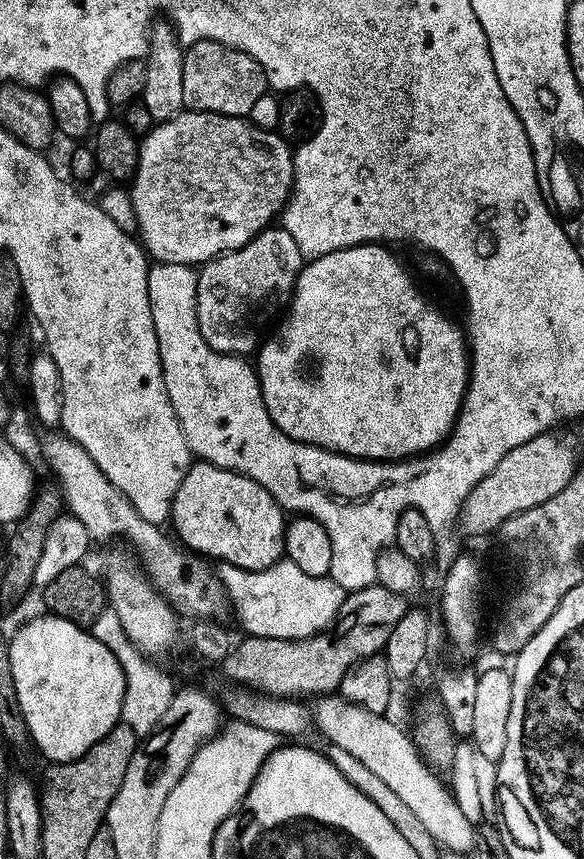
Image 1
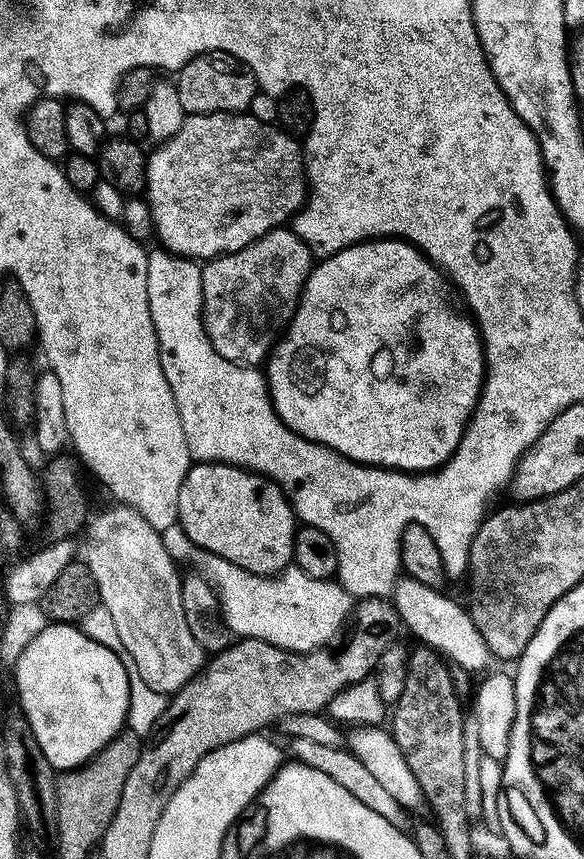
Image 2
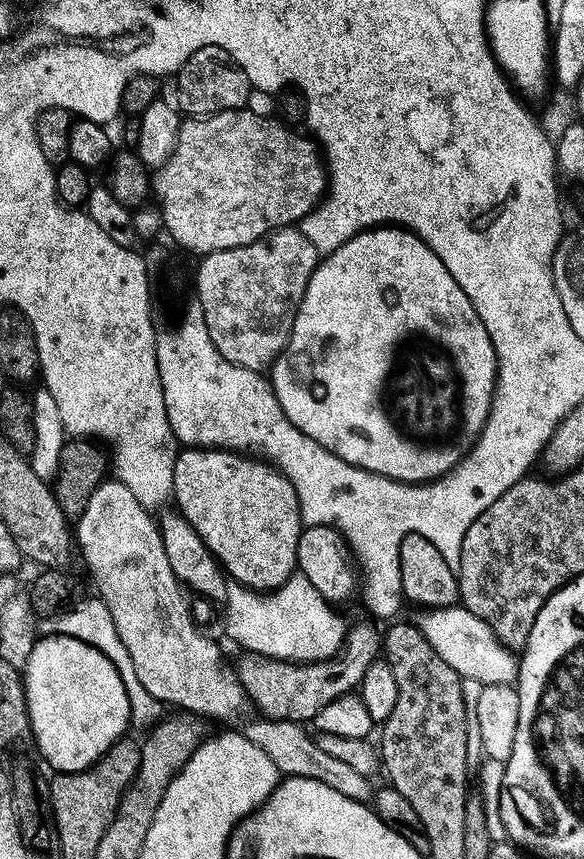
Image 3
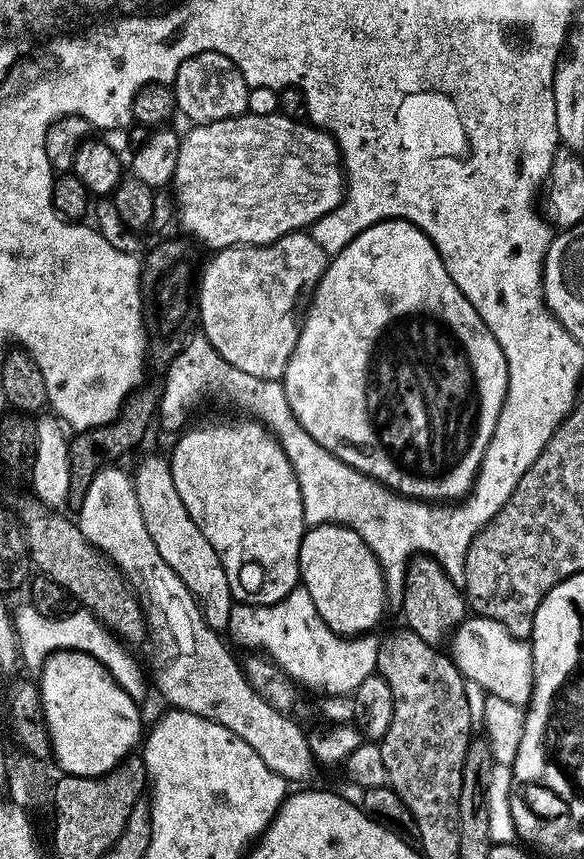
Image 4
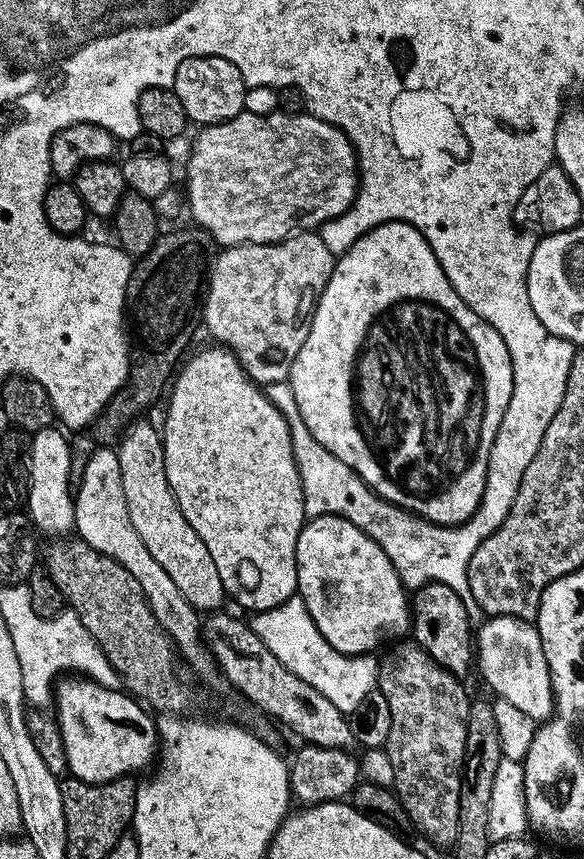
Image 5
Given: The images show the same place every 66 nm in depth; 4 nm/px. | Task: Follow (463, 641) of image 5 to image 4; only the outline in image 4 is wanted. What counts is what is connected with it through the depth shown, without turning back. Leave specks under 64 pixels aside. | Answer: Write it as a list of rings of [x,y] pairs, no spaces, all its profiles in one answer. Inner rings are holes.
[[[413,555],[404,571],[402,593],[403,623],[419,638],[435,646],[443,645],[466,619],[466,601],[461,585],[455,584],[446,570],[432,556]]]

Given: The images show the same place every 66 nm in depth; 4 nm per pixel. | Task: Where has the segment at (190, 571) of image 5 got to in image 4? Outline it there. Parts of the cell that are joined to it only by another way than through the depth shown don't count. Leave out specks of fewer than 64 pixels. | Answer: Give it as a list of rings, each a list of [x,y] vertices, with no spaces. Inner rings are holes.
[[[142,457],[136,464],[136,472],[131,473],[131,478],[138,498],[139,512],[146,524],[146,530],[154,540],[158,554],[179,575],[183,584],[195,597],[206,624],[216,631],[227,631],[234,601],[226,572],[222,569],[218,554],[214,553],[214,548],[202,534],[202,530],[198,529],[194,520],[190,518],[189,511],[178,495],[169,457]]]

